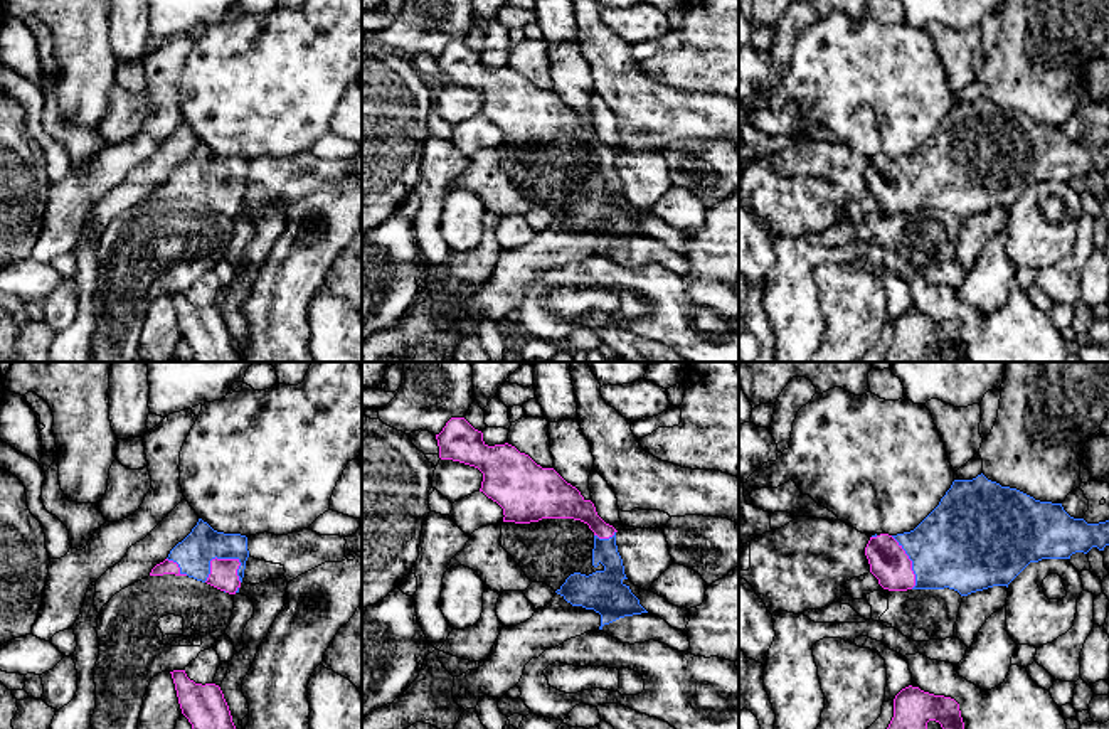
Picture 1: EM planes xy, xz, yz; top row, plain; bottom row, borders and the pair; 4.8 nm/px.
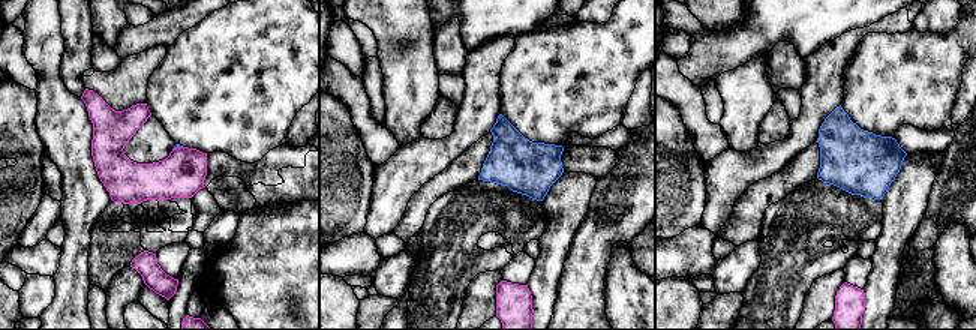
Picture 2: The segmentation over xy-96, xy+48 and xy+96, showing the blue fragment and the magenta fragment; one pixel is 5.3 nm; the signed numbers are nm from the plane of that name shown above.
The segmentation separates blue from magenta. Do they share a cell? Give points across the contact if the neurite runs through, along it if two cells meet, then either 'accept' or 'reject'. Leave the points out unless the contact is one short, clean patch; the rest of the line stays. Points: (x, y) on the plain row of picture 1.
accept

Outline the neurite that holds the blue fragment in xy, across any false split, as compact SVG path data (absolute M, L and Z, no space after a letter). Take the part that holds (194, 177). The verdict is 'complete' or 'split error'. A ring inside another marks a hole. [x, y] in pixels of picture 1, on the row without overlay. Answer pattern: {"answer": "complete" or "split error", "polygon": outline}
{"answer": "split error", "polygon": "M199 141L192 155L170 173L163 185L151 192L150 199L188 199L236 217L247 180L246 158L217 155Z"}

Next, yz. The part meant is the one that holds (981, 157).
{"answer": "split error", "polygon": "M954 103L939 128L910 155L872 158L865 178L870 195L889 214L954 212L961 219L1006 209L1030 187L1042 182L1070 182L1092 170L1109 168L1109 143L1087 146L1070 140L1062 126L1040 125L988 103Z"}

